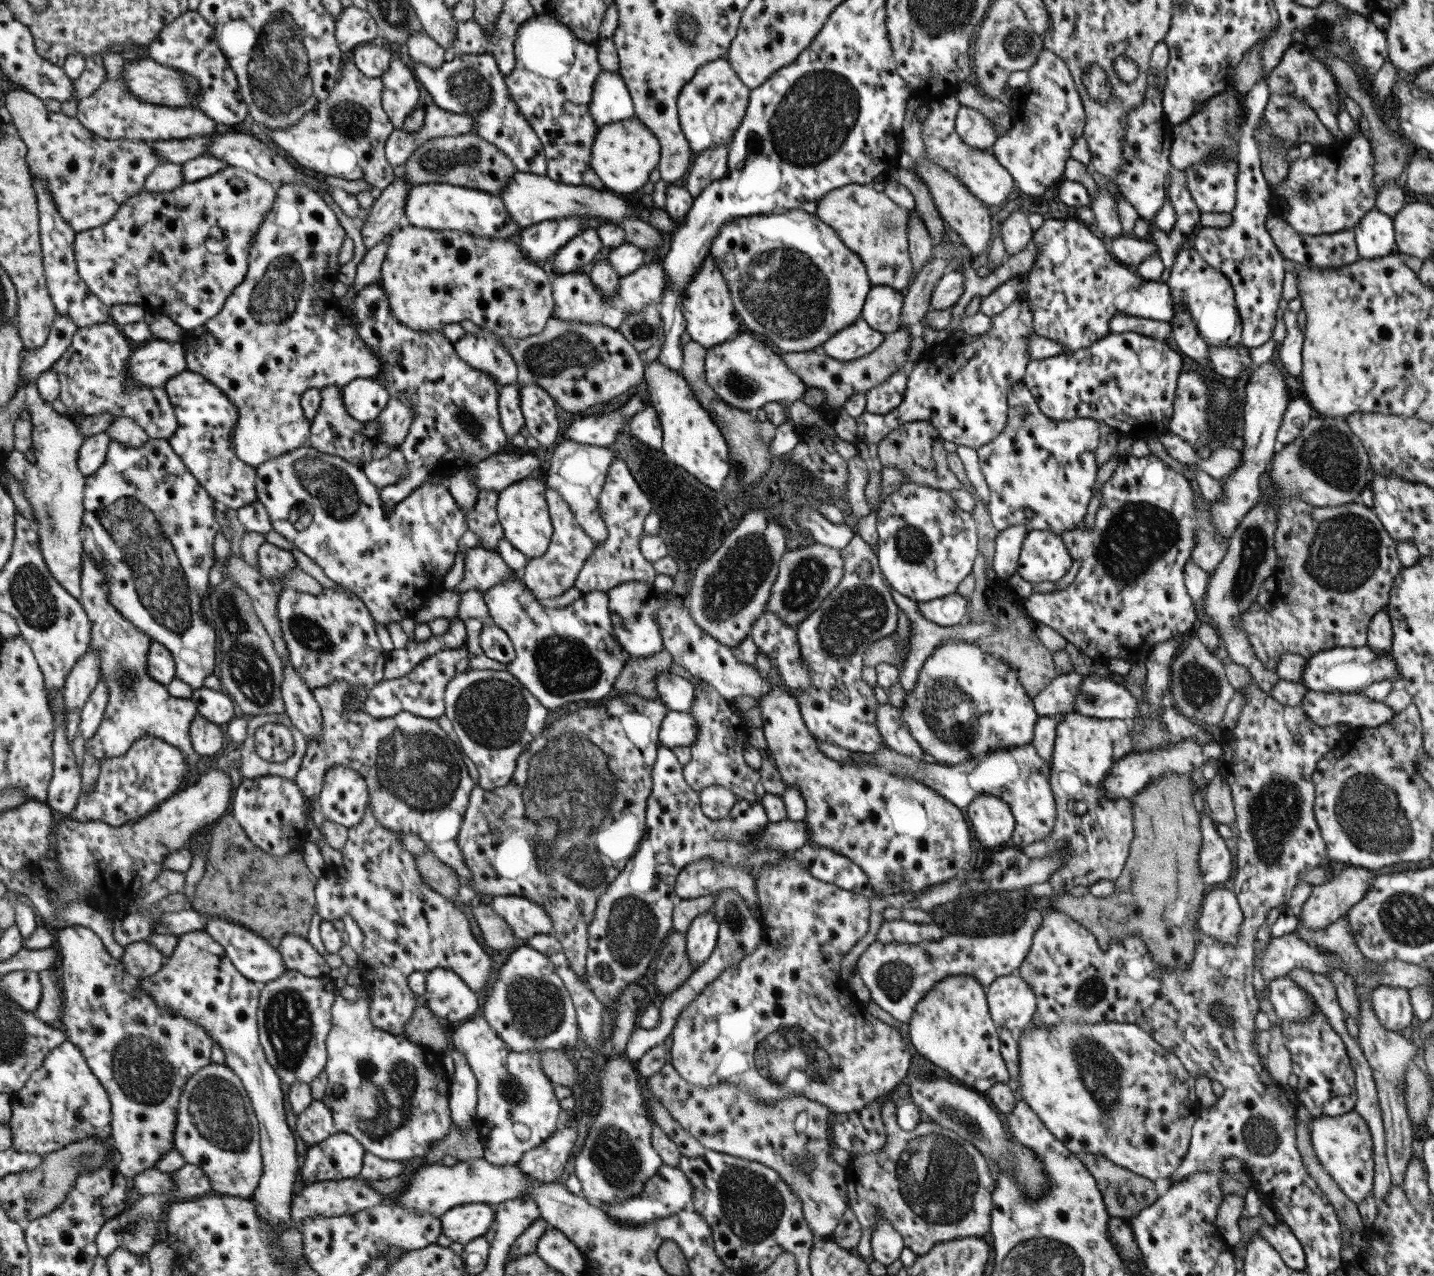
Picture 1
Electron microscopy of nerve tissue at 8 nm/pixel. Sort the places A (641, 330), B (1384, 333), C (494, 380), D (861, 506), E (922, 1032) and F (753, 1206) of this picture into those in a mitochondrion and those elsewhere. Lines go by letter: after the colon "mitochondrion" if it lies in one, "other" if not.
A: mitochondrion
B: other
C: other
D: other
E: other
F: mitochondrion

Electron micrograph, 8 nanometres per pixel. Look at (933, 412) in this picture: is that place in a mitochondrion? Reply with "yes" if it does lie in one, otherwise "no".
no

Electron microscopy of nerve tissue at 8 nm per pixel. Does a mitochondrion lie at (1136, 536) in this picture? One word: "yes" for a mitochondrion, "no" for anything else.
yes

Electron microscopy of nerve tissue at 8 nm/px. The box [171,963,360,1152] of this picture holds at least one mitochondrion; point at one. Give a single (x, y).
(289, 1029)

